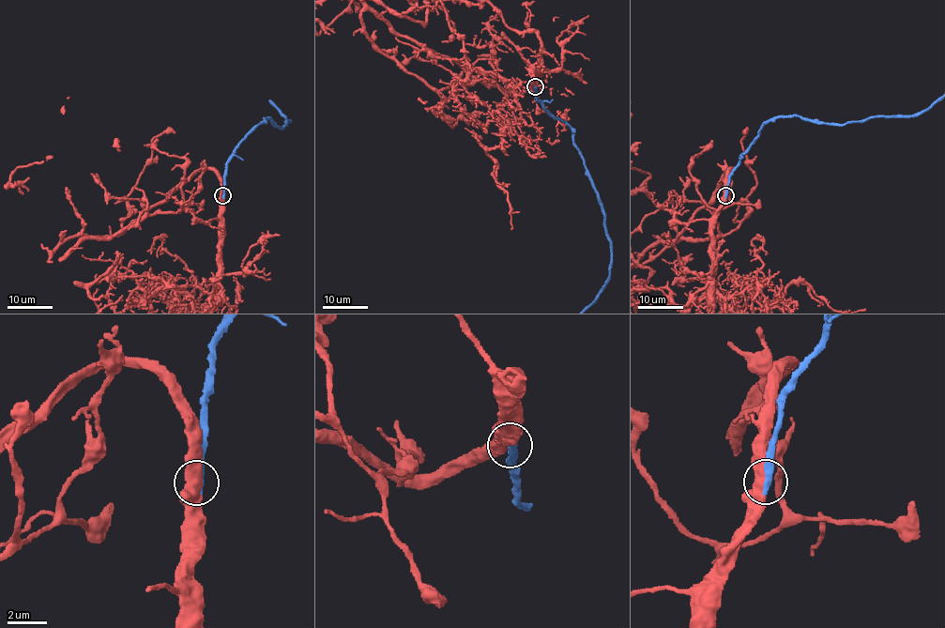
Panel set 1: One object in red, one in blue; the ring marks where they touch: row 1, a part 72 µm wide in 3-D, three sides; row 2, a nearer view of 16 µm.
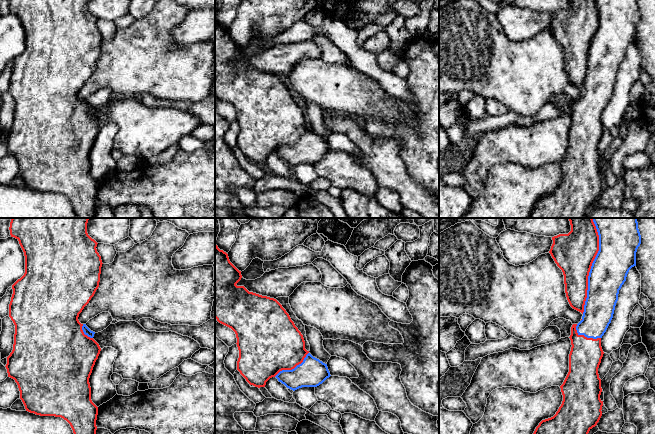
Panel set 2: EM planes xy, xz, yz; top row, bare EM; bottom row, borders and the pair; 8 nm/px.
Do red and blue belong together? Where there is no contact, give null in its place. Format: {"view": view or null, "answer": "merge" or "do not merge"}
{"view": "yz", "answer": "merge"}

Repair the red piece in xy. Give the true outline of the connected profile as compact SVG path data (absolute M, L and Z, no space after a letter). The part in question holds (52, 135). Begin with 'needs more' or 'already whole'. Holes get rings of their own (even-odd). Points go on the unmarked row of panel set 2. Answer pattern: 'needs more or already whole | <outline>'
needs more | M10 0L11 13L16 14L24 28L25 32L25 49L13 61L13 70L9 80L9 93L15 101L13 126L7 133L6 145L8 153L15 156L20 167L26 187L40 192L55 192L66 196L78 218L94 218L96 213L96 196L98 183L91 176L91 163L89 154L93 143L100 130L101 124L93 115L95 108L91 107L86 100L81 100L78 96L79 90L89 79L99 63L100 50L102 43L101 32L97 28L97 18L87 9L87 0Z

